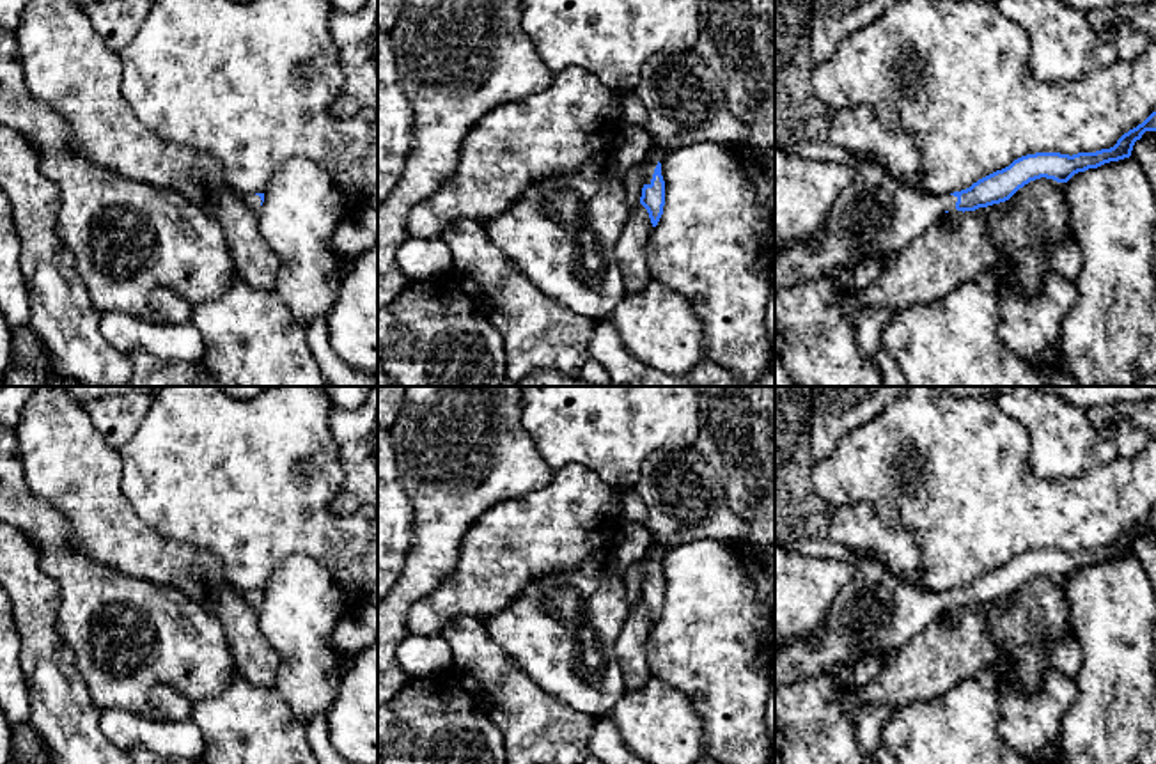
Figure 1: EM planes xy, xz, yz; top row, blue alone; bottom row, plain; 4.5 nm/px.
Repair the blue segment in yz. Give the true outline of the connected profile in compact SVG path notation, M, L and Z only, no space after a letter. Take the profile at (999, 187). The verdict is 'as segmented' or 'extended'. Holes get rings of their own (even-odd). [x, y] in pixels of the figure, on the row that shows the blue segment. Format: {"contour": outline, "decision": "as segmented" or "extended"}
{"contour": "M1156 112L1124 133L1110 149L1060 154L1035 152L1014 160L970 188L933 195L890 175L878 163L849 156L853 183L832 206L814 238L787 243L775 253L775 289L791 287L819 275L853 271L881 252L908 248L945 211L975 211L1009 200L1030 181L1046 177L1067 183L1074 174L1131 156L1145 131L1156 131Z", "decision": "extended"}

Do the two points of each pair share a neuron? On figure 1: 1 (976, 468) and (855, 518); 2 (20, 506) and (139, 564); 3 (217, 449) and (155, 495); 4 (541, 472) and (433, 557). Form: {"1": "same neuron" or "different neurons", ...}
{"1": "different neurons", "2": "different neurons", "3": "same neuron", "4": "same neuron"}

